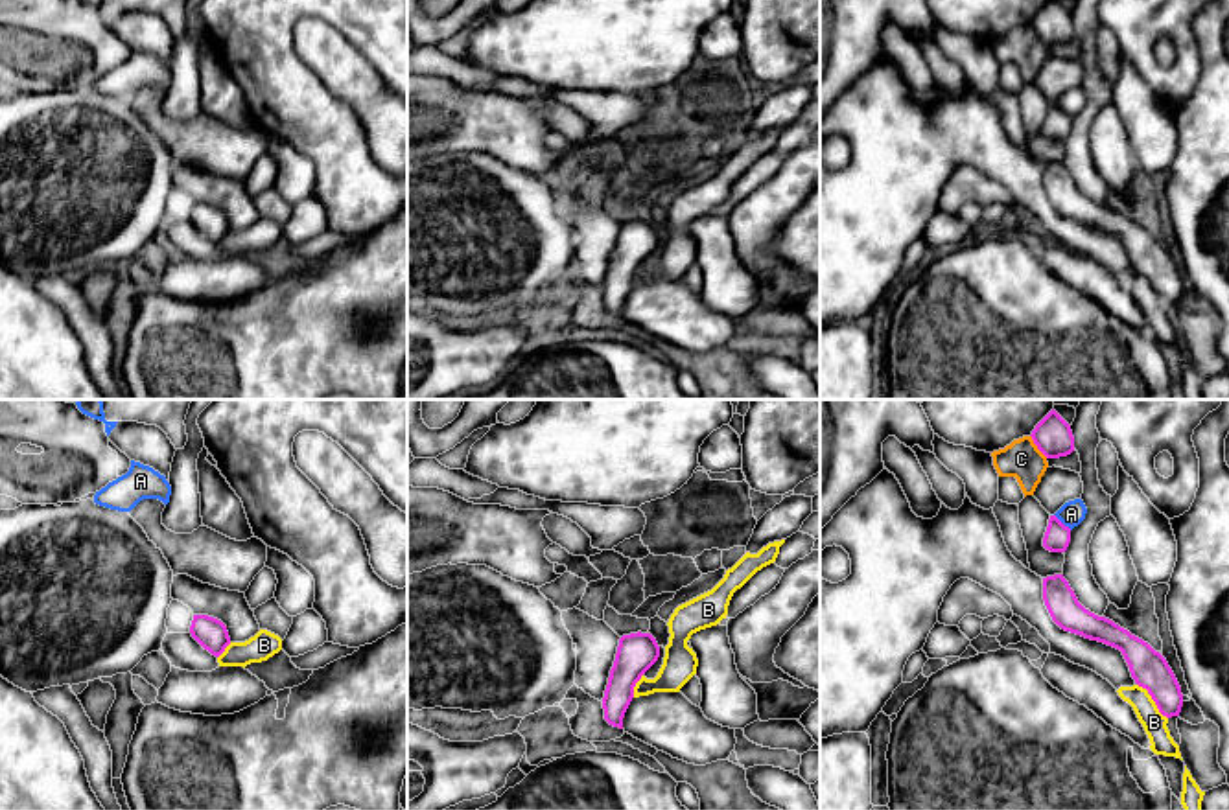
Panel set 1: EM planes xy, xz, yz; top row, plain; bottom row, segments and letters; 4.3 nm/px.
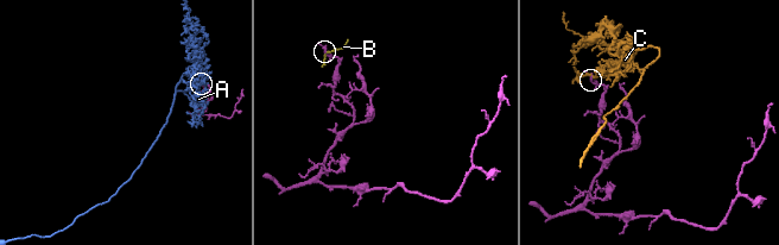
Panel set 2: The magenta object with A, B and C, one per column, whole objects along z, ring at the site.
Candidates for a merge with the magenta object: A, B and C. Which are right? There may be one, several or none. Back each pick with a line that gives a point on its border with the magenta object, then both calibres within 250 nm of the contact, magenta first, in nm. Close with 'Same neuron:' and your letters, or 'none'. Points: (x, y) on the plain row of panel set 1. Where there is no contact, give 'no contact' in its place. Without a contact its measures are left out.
Same neuron: none

